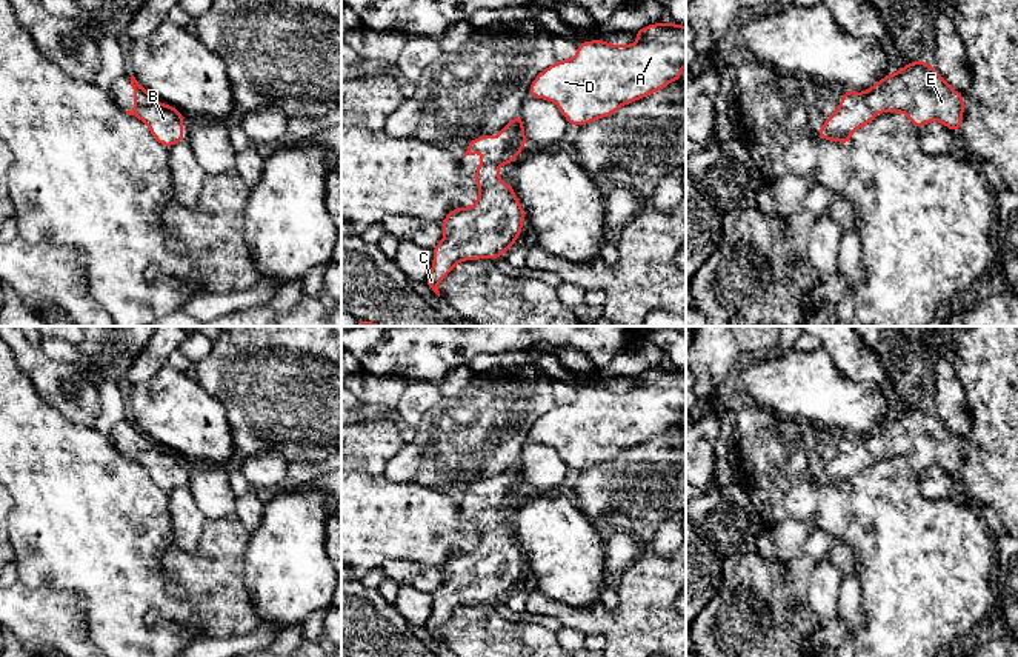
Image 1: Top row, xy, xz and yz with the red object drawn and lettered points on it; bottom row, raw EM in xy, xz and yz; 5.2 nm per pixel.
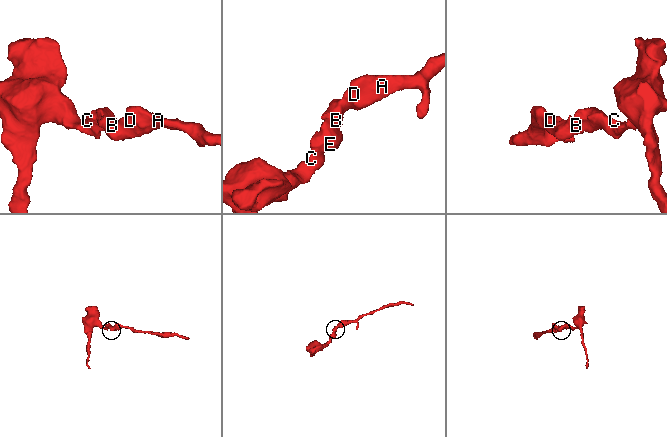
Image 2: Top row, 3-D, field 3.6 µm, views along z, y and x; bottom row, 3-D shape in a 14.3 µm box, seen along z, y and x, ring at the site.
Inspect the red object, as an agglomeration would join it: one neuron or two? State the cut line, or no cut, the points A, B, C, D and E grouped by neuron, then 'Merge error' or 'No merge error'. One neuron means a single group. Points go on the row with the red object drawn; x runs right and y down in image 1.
No split. Groups: A B C D E. No merge error

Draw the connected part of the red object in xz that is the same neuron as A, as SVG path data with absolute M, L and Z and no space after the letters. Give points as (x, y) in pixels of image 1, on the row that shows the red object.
M654 23L635 31L635 35L638 40L632 45L580 42L572 58L554 62L534 78L527 95L555 103L567 123L580 128L664 89L670 82L680 82L686 66L686 26Z

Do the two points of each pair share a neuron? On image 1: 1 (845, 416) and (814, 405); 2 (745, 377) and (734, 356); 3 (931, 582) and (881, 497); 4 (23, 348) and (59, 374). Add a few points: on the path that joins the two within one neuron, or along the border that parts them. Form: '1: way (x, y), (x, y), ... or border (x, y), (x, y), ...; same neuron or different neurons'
1: way (837, 408), (834, 405), (821, 405); same neuron
2: border (751, 356), (737, 366), (725, 388); different neurons
3: way (918, 560), (884, 519); same neuron
4: way (33, 357), (49, 374); same neuron

